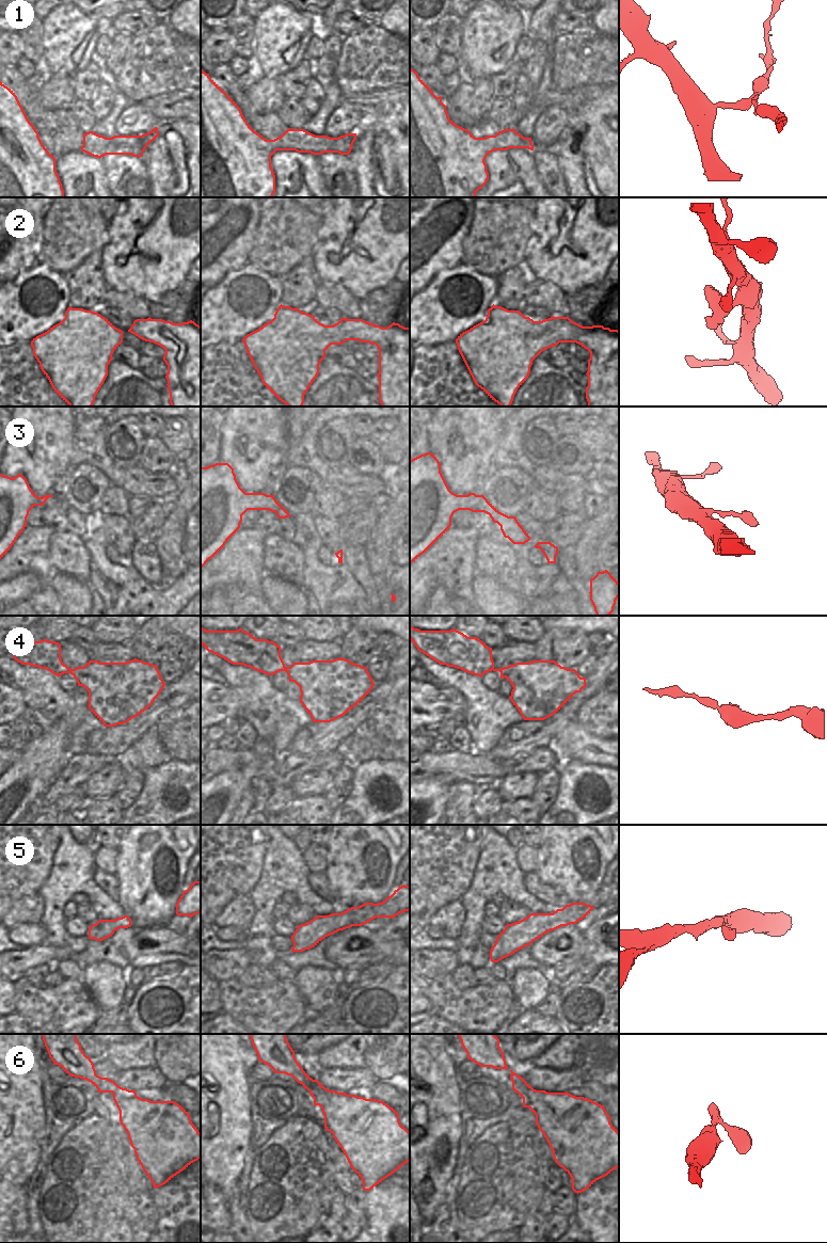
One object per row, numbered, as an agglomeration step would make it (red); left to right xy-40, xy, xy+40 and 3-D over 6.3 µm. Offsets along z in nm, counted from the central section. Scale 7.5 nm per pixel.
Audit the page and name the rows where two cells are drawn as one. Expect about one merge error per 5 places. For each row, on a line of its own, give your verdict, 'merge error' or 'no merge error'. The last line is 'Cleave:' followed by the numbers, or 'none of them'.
1: merge error
2: no merge error
3: no merge error
4: no merge error
5: no merge error
6: no merge error
Cleave: 1

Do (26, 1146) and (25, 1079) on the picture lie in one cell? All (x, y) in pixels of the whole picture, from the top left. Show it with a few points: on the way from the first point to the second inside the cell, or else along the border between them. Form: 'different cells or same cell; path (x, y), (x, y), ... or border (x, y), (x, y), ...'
same cell; path (25, 1129), (25, 1096)

